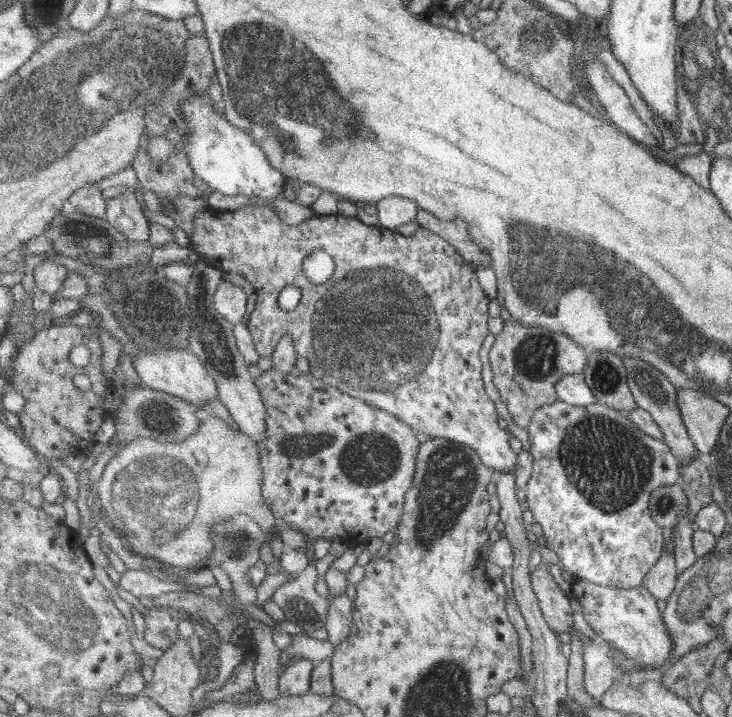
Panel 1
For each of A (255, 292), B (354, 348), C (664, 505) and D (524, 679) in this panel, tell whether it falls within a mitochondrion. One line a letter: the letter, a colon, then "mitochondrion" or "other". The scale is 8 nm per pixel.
A: other
B: mitochondrion
C: mitochondrion
D: other

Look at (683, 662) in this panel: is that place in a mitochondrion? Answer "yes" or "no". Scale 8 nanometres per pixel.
no

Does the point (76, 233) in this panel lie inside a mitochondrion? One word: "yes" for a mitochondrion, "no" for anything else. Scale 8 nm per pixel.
yes

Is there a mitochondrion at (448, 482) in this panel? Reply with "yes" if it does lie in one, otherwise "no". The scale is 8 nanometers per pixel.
yes

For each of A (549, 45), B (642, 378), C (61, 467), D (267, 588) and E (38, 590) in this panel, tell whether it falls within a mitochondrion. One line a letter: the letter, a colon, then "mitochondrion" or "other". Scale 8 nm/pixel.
A: mitochondrion
B: mitochondrion
C: other
D: other
E: mitochondrion

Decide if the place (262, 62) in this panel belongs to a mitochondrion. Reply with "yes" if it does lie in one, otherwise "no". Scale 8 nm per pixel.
yes

